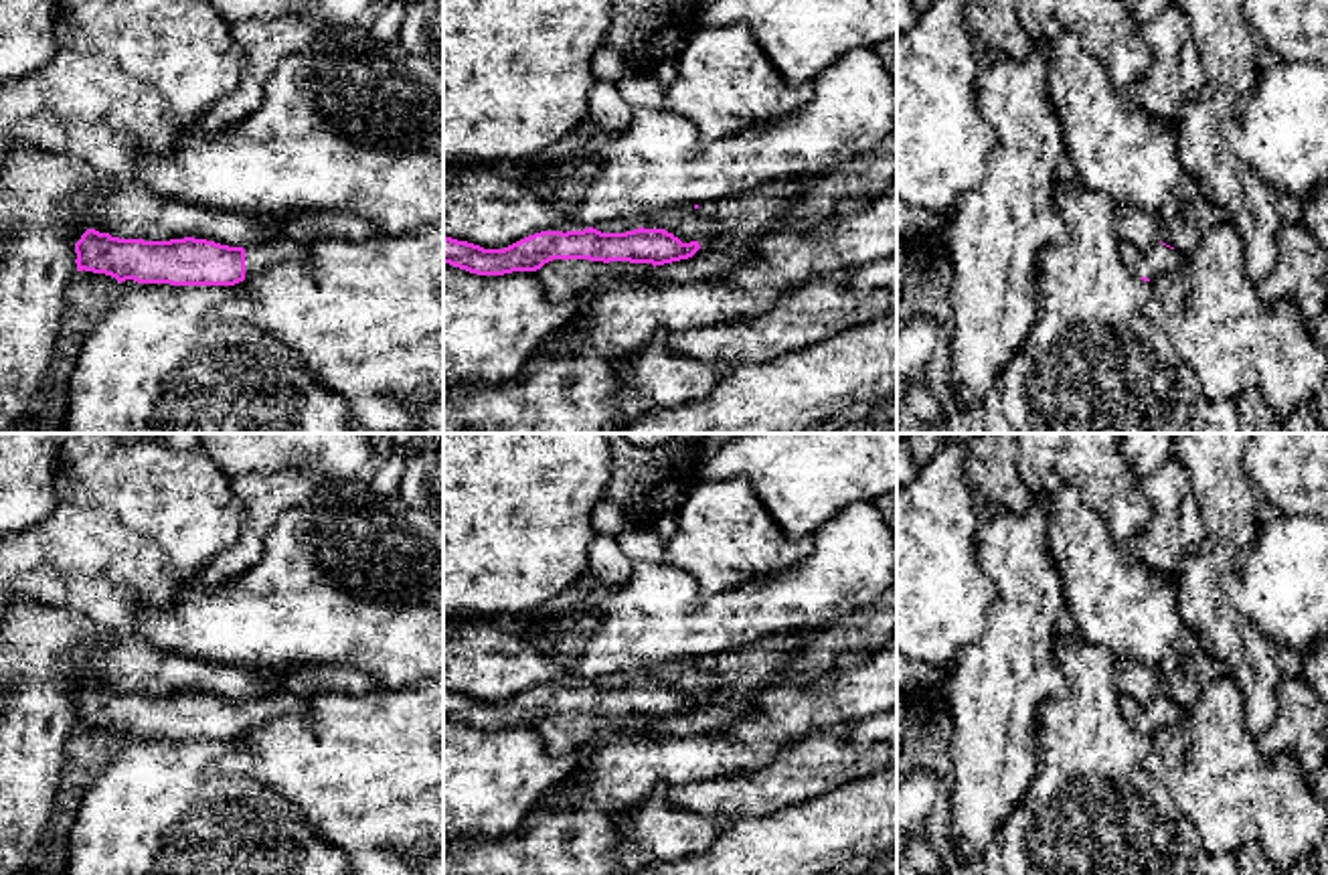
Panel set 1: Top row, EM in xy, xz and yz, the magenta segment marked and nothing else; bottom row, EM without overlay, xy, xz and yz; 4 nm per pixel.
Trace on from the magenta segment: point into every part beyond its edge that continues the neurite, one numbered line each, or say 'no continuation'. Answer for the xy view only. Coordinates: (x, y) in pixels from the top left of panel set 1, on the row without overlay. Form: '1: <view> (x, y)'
1: xy (258, 711)

